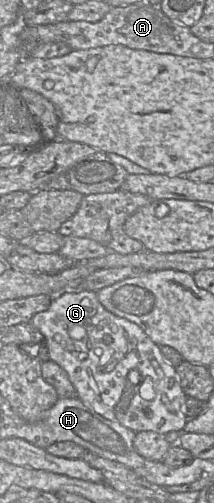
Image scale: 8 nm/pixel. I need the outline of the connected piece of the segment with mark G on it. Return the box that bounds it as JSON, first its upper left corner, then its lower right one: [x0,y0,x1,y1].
[31,291,188,435]

